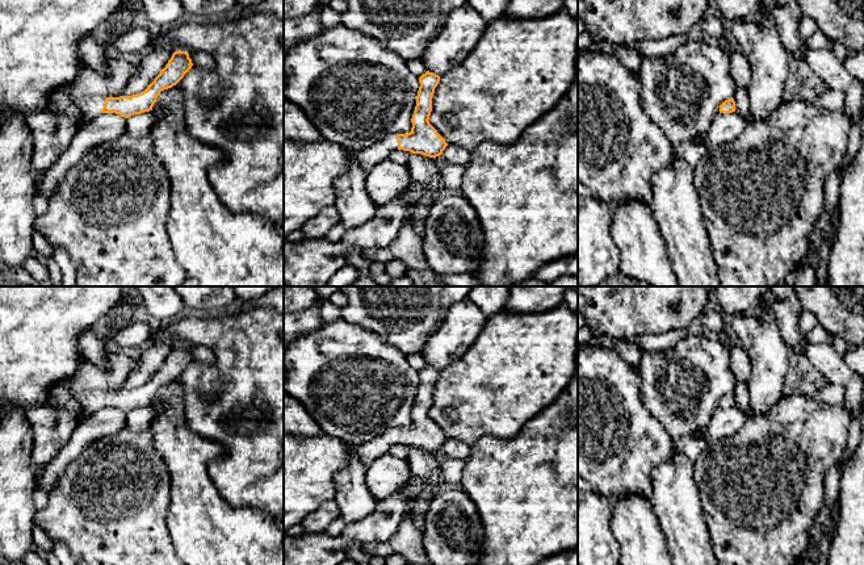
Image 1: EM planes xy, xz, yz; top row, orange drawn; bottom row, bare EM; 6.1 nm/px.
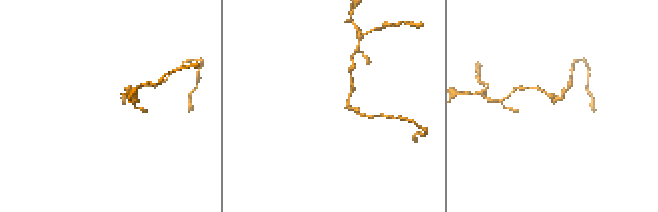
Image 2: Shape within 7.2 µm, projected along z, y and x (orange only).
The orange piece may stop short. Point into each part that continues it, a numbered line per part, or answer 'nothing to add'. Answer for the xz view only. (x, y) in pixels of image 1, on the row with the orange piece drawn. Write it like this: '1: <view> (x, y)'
1: xz (368, 158)

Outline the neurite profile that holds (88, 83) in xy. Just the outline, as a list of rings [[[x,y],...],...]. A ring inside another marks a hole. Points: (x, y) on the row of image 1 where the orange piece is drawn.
[[[108,58],[101,72],[83,63],[70,84],[49,95],[43,110],[58,116],[68,116],[76,124],[80,124],[85,118],[84,112],[79,108],[80,100],[119,97],[135,72],[137,66],[122,58]]]

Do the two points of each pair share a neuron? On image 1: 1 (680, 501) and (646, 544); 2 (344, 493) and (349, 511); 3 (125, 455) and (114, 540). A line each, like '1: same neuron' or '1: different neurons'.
1: different neurons
2: same neuron
3: same neuron

